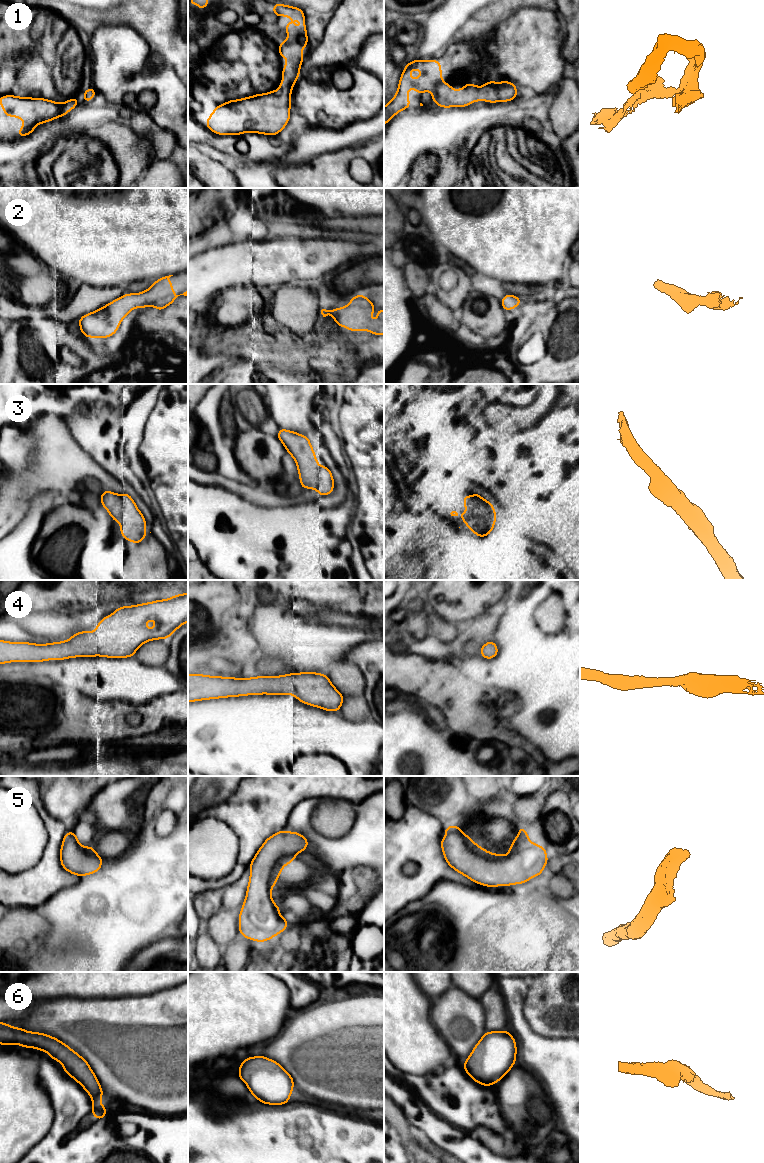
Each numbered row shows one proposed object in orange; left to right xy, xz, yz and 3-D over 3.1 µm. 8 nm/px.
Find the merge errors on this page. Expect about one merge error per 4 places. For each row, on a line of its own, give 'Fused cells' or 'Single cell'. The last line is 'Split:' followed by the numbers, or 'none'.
1: Single cell
2: Single cell
3: Single cell
4: Single cell
5: Single cell
6: Single cell
Split: none

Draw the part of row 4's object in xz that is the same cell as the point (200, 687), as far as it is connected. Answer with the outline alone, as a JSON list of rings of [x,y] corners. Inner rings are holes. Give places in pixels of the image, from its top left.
[[[290,673],[283,676],[232,678],[188,674],[188,702],[245,695],[292,694],[300,702],[338,712],[344,696],[325,674]]]

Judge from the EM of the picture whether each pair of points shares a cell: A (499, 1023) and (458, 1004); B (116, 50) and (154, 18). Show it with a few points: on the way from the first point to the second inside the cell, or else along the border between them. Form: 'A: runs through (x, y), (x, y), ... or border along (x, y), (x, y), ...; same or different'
A: border along (479, 999), (483, 1009), (485, 1030); different
B: border along (115, 24), (132, 27), (151, 50); different

